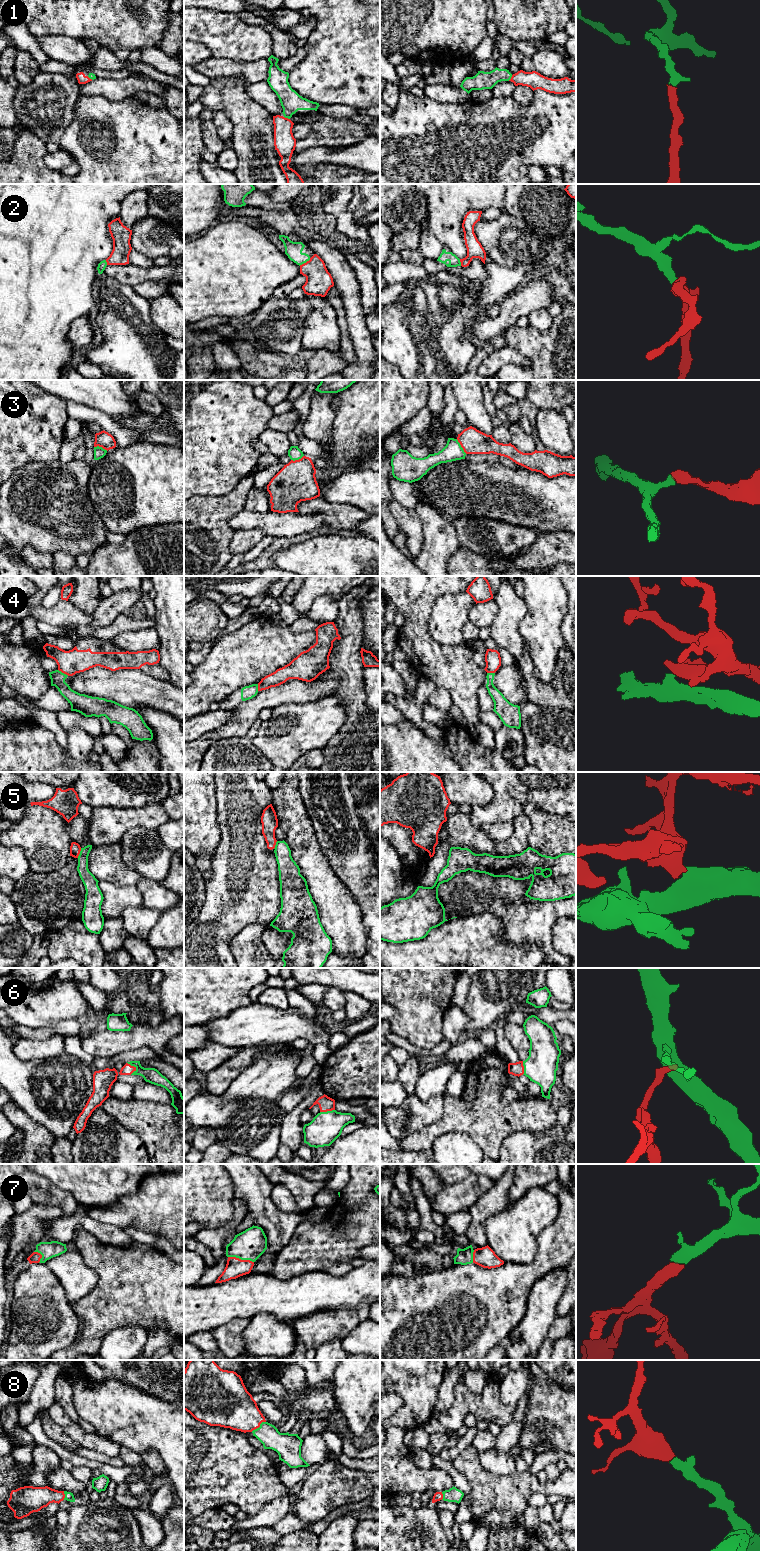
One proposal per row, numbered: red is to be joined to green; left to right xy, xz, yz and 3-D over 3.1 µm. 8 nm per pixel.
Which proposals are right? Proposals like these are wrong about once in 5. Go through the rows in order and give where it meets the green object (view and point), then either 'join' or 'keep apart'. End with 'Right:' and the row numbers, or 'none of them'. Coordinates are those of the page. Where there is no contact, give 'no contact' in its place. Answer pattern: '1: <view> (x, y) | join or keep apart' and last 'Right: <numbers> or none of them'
1: xz (287, 117) | join
2: xz (304, 262) | join
3: yz (460, 446) | keep apart
4: xy (63, 673) | keep apart
5: xy (80, 853) | keep apart
6: xy (134, 1066) | join
7: xz (241, 1259) | join
8: xz (259, 1427) | join
Right: 1, 2, 6, 7, 8

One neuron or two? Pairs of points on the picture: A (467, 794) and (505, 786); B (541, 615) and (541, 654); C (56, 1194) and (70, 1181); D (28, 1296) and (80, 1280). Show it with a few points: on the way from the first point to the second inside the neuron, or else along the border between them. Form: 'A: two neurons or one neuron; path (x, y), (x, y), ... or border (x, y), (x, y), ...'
A: two neurons; border (487, 782), (493, 799), (484, 806), (476, 806)
B: one neuron; path (542, 625), (543, 644)
C: two neurons; border (41, 1175), (58, 1187), (66, 1190), (78, 1204)
D: two neurons; border (47, 1267), (62, 1286), (71, 1307)

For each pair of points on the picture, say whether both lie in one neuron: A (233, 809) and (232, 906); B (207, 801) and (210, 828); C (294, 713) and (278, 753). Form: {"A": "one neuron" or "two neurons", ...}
{"A": "one neuron", "B": "one neuron", "C": "one neuron"}

